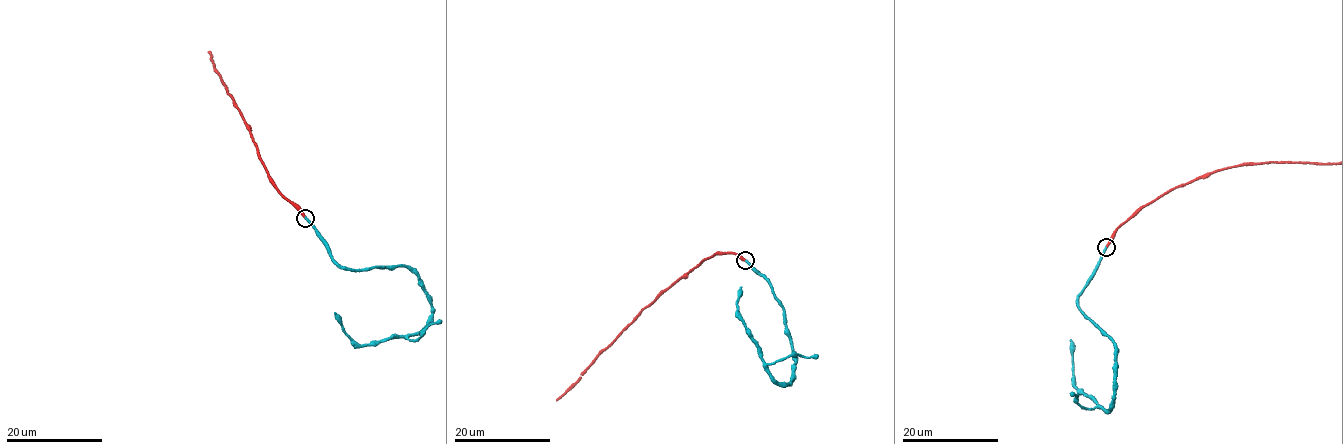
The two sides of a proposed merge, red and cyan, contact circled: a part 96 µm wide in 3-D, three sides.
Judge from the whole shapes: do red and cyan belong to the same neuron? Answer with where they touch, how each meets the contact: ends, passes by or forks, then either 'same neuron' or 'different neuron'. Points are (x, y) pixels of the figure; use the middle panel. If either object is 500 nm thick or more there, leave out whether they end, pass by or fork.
at (745, 260); red ends there; cyan ends there; same neuron

